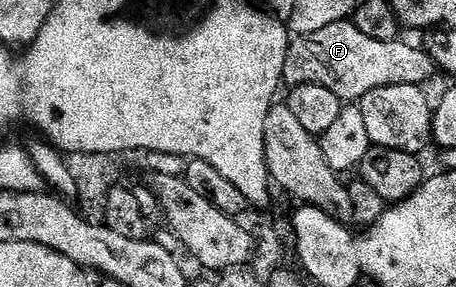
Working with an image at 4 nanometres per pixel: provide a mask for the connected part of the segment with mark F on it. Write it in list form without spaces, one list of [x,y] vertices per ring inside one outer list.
[[[353,21],[324,25],[316,33],[294,35],[284,61],[283,84],[287,88],[305,83],[324,85],[324,89],[332,89],[343,101],[361,101],[372,89],[388,85],[422,87],[436,74],[435,63],[421,46],[402,42],[401,38],[376,41],[376,37],[360,33]]]

